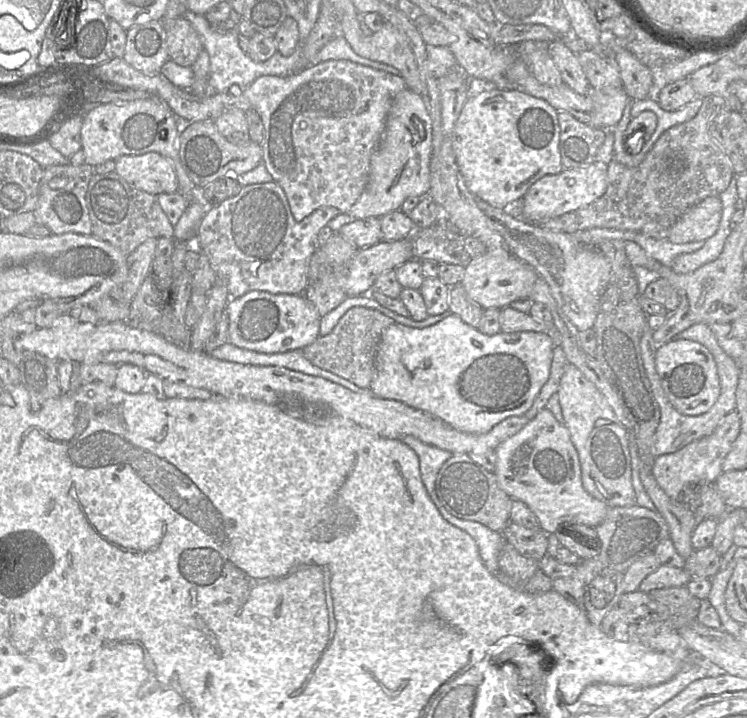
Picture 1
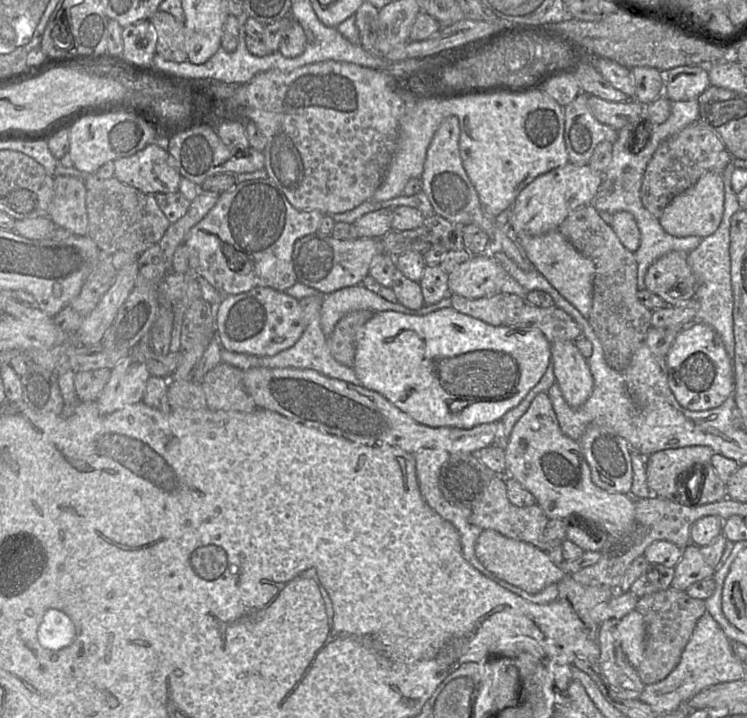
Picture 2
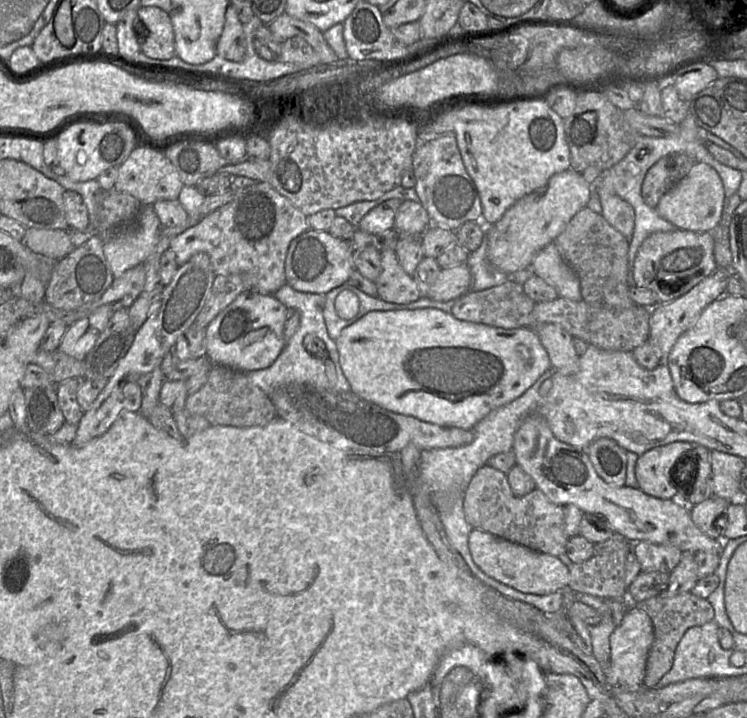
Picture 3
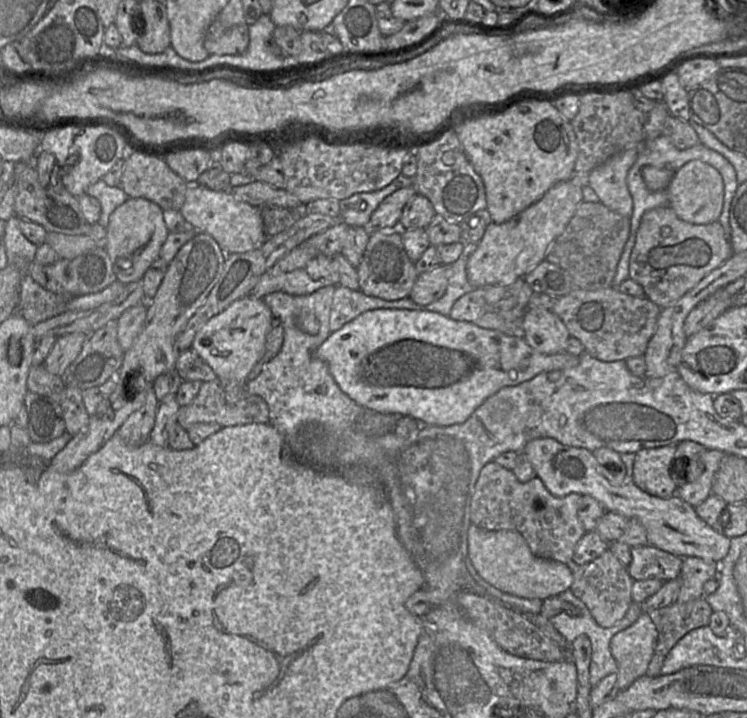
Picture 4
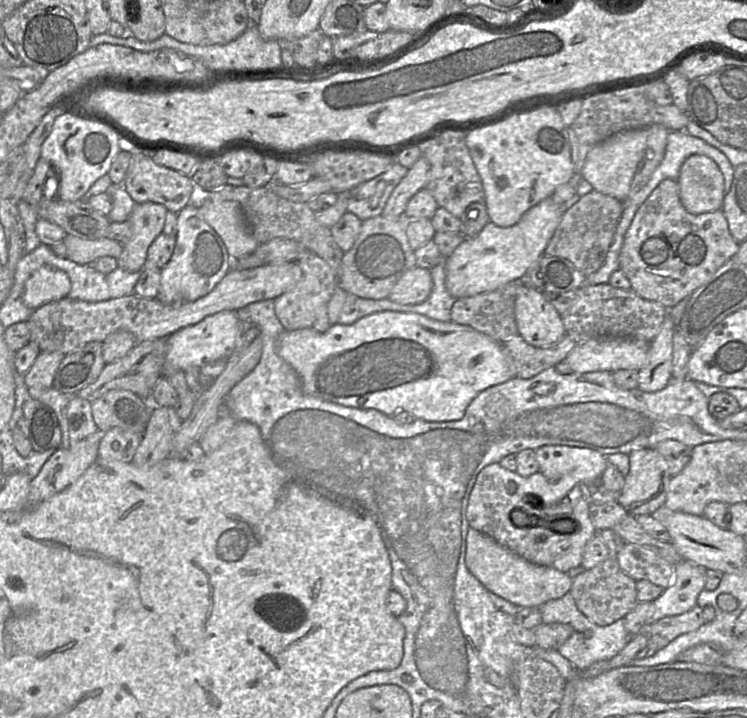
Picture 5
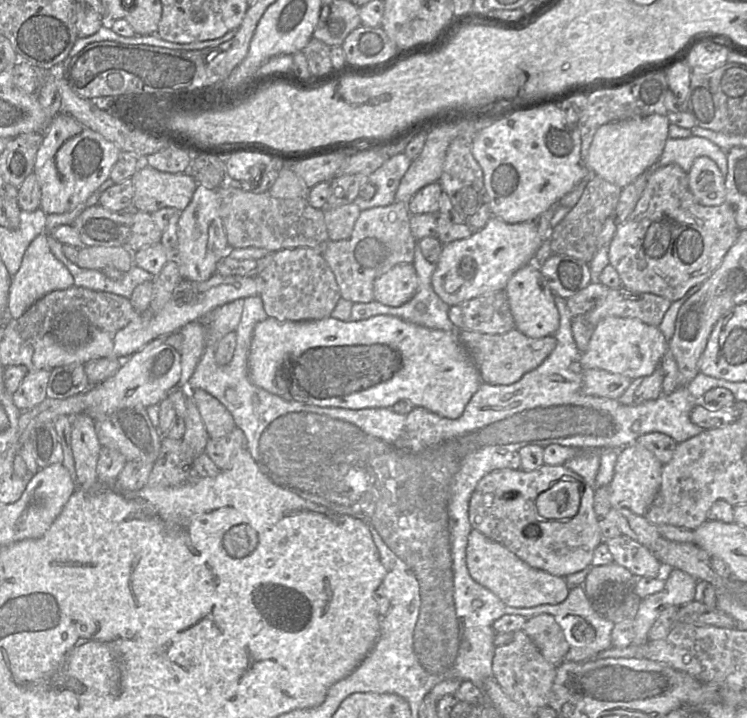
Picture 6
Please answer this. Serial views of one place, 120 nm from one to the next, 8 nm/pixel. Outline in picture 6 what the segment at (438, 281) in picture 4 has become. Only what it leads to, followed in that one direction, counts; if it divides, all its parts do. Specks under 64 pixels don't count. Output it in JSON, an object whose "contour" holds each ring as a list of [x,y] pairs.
{"contour":[[[399,264],[379,276],[373,286],[374,301],[399,307],[410,301],[418,289],[418,277],[413,264]]]}

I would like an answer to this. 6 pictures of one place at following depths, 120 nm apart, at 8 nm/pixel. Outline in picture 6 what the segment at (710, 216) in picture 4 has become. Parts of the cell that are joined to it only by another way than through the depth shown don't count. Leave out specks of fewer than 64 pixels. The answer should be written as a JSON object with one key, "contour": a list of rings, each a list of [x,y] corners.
{"contour":[[[706,156],[696,158],[688,174],[689,189],[703,206],[725,203],[725,179],[716,163]]]}

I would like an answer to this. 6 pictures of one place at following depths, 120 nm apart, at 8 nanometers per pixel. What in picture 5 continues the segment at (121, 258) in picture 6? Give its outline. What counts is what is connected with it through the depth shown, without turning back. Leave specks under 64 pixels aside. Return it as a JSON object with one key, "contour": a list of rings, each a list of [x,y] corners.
{"contour":[[[67,234],[63,243],[67,248],[68,259],[80,265],[89,265],[103,256],[118,259],[123,251],[122,244],[107,237],[89,240]]]}

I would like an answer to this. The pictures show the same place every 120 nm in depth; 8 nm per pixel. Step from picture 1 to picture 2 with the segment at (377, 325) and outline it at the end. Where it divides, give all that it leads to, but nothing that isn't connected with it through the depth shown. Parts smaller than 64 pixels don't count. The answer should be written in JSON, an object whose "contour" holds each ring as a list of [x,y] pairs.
{"contour":[[[357,310],[343,316],[327,337],[331,355],[340,364],[352,368],[355,361],[357,332],[376,312]]]}

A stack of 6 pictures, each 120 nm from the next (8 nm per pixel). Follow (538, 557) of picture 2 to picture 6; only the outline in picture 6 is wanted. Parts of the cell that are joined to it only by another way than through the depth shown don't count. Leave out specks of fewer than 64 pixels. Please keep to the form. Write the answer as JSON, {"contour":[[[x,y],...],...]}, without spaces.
{"contour":[[[472,529],[468,535],[466,565],[472,579],[489,589],[506,605],[529,608],[541,604],[559,604],[570,591],[564,577],[534,568],[503,545]]]}

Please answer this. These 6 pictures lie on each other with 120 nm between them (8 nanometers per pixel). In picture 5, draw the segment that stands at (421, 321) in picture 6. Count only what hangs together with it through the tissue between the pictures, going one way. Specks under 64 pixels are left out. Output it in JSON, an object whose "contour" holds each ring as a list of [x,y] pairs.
{"contour":[[[445,261],[430,269],[433,287],[429,297],[422,303],[408,305],[407,310],[390,310],[392,312],[419,314],[430,319],[449,322],[451,321],[451,309],[457,299],[452,297],[445,285],[446,268]]]}

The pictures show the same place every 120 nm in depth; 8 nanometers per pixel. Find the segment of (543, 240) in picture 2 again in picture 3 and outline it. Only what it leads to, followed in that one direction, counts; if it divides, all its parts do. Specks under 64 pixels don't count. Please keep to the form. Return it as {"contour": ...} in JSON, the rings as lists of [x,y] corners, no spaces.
{"contour":[[[554,242],[542,248],[534,257],[531,269],[563,297],[581,301],[580,281],[574,270],[559,253]]]}

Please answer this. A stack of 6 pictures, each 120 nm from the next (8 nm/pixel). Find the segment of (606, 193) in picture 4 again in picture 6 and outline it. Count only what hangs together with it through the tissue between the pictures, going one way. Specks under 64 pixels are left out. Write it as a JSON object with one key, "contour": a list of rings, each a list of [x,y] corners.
{"contour":[[[651,114],[600,126],[592,139],[585,160],[594,175],[624,188],[640,174],[652,170],[661,156],[668,137],[669,121],[666,116]]]}

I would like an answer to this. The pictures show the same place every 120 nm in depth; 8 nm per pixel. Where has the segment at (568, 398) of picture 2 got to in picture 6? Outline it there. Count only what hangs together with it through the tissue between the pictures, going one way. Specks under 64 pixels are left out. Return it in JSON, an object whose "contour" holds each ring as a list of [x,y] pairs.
{"contour":[[[533,259],[511,276],[504,289],[515,328],[530,338],[553,336],[559,328],[559,313],[554,303],[554,294],[545,283],[539,268]]]}

